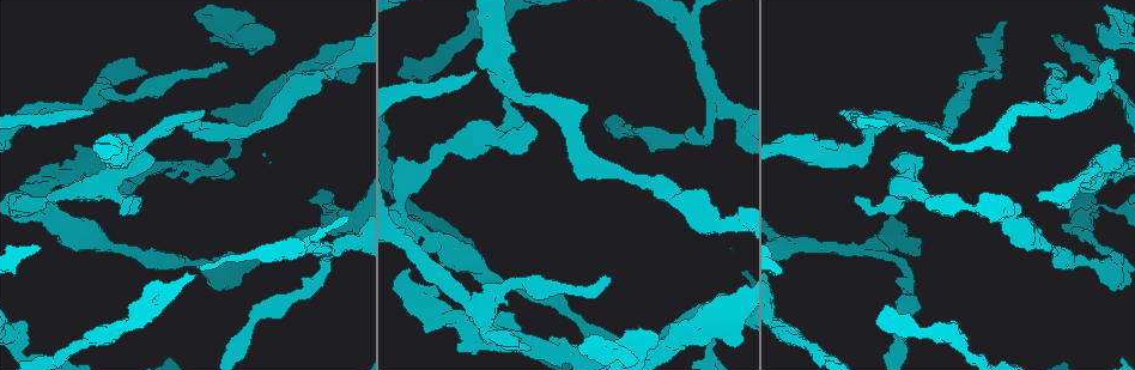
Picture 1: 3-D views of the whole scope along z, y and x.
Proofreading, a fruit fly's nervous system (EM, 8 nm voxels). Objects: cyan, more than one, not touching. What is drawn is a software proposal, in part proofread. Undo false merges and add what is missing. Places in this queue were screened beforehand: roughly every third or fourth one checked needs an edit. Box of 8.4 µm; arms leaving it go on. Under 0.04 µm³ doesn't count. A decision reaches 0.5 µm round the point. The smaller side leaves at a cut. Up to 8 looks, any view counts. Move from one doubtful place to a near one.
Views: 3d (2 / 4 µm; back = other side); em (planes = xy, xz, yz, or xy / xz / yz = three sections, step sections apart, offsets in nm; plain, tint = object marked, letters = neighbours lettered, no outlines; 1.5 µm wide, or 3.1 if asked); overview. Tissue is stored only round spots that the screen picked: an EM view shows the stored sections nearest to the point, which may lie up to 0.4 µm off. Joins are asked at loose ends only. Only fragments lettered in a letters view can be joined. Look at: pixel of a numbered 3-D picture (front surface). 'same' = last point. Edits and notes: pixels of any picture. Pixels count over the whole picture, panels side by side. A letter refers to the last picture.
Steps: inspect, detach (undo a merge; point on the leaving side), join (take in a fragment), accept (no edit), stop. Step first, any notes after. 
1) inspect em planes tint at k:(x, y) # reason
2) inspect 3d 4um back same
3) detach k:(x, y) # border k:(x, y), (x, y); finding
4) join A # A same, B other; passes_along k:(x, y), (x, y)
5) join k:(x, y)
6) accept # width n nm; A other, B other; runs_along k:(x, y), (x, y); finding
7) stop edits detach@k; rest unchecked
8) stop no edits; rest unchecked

inspect 3d 4um at 1:(530, 346) # an open end

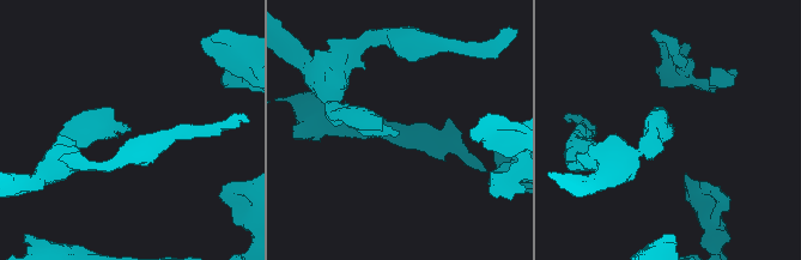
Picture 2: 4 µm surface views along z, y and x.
inspect em 3.1um planes letters at 2:(126, 127) # now the EM

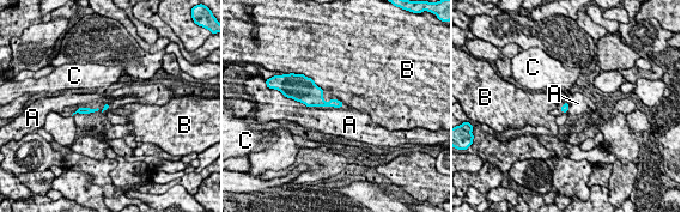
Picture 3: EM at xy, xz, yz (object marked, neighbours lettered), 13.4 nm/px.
accept # A other, B other, C other; border 3:(296, 100), (308, 107); no lettered fragment goes on from it

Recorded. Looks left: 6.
inspect 3d 4um at 1:(608, 279) # free end

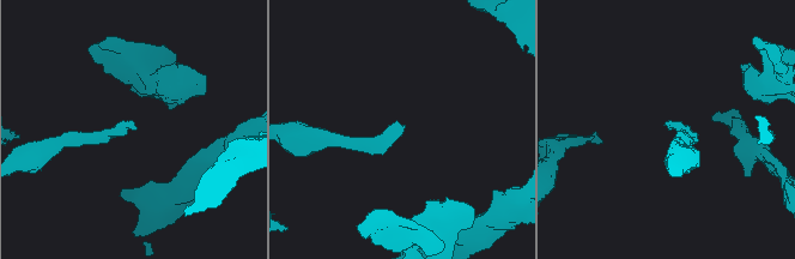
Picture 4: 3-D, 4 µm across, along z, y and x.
inspect em planes tint at 4:(668, 129) # need the tissue

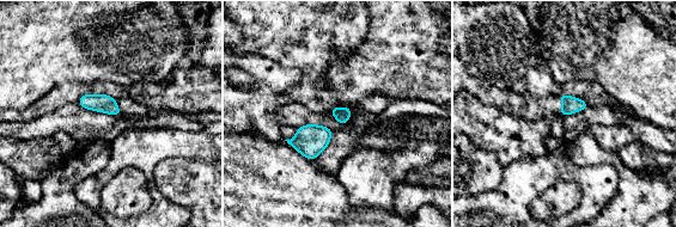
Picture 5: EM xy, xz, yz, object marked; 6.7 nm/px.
inspect em planes letters same # see the neighbours

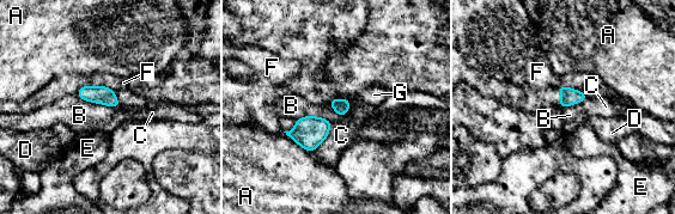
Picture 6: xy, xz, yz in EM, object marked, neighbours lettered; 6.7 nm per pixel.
accept # width 110 nm; A other, B other, C other, D other, E other, F other, G other; border 6:(75, 93), (83, 99), (116, 108); none of them fits

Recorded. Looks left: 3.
inspect em planes letters at 1:(806, 242)

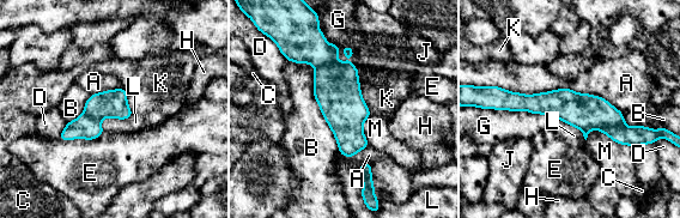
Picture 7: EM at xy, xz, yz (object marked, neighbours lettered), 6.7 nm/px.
detach 7:(337, 89) # width 190 nm; A other, B other, C other, D other, E other, G other, H other, J other, K other, L other, M other; part_leaving 7:(502, 104), (564, 103), (621, 122); two neurons meet here

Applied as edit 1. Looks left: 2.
stop edits detach@7; rest unchecked

